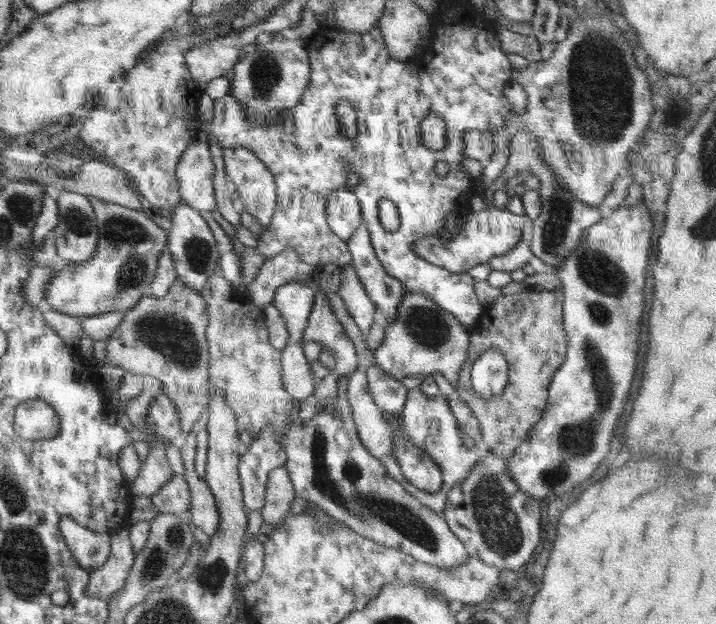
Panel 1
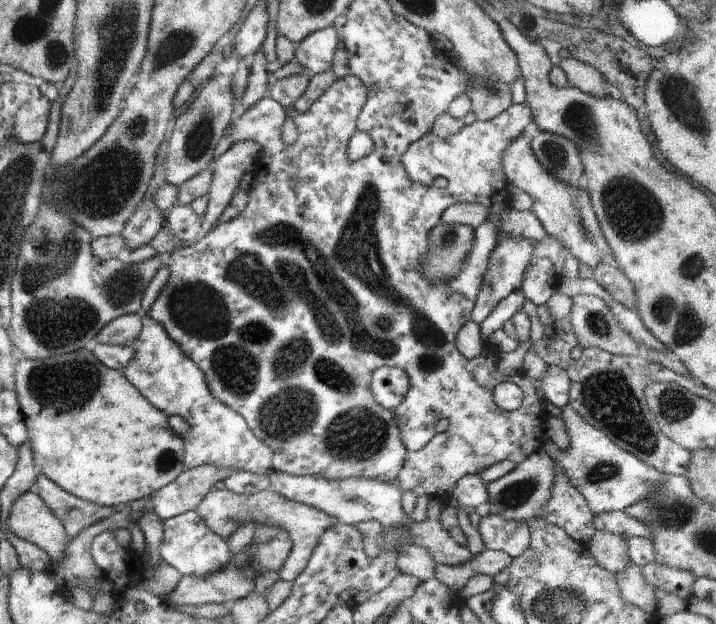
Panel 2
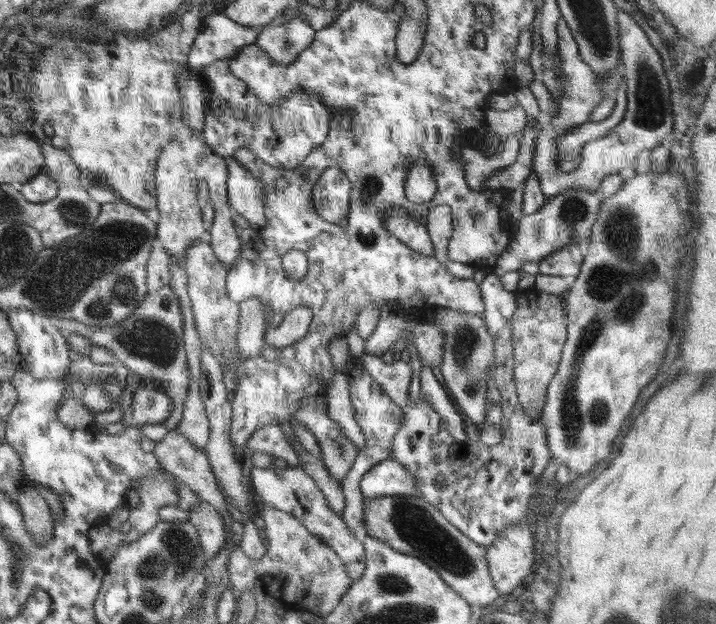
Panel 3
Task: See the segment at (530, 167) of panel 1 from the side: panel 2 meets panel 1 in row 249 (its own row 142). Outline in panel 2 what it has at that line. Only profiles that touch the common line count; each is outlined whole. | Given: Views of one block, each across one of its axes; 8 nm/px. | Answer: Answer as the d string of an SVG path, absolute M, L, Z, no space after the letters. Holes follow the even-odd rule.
M538 132L532 138L530 146L536 160L556 180L574 188L583 185L584 167L578 148L572 140L551 132Z

